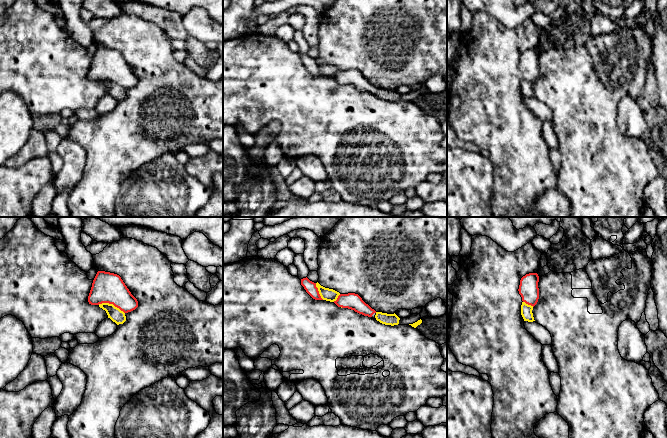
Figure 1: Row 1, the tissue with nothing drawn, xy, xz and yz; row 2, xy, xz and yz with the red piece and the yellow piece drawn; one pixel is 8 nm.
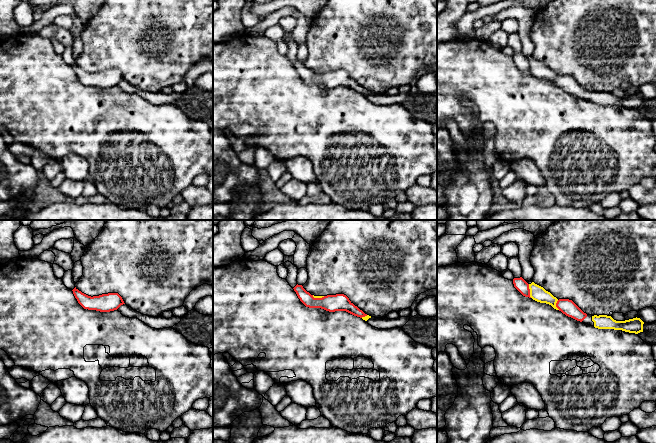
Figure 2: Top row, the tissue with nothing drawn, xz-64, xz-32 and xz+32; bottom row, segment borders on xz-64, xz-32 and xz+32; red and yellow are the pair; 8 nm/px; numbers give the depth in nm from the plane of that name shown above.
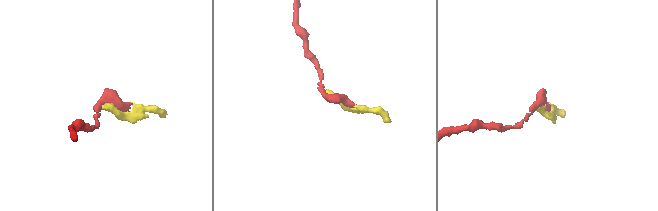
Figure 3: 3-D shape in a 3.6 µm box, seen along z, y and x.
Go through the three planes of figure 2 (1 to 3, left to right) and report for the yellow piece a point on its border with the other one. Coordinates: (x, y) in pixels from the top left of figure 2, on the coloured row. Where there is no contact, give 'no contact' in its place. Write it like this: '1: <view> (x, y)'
1: no contact
2: xz-32 (318, 298)
3: xz+32 (529, 291)

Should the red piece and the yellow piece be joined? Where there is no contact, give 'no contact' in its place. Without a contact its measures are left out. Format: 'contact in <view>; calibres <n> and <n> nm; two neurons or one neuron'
contact in xy; calibres 240 and 110 nm; one neuron

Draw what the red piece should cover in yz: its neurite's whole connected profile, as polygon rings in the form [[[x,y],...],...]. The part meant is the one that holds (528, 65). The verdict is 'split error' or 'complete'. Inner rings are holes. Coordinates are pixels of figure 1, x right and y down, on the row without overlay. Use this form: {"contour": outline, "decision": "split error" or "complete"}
{"contour": [[[537,49],[526,50],[520,56],[518,67],[523,77],[521,81],[521,91],[524,97],[535,97],[532,86],[539,75],[538,58],[539,52]]], "decision": "split error"}

